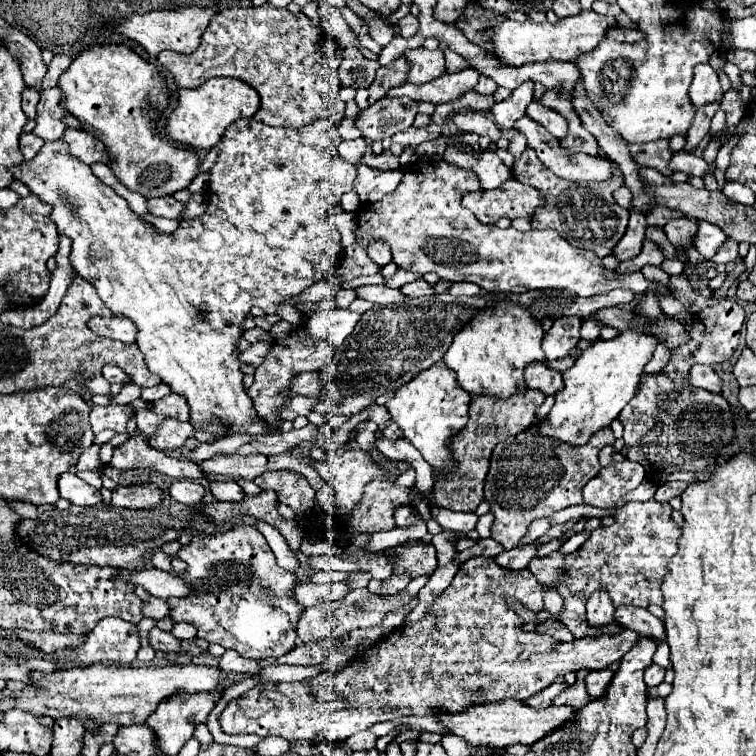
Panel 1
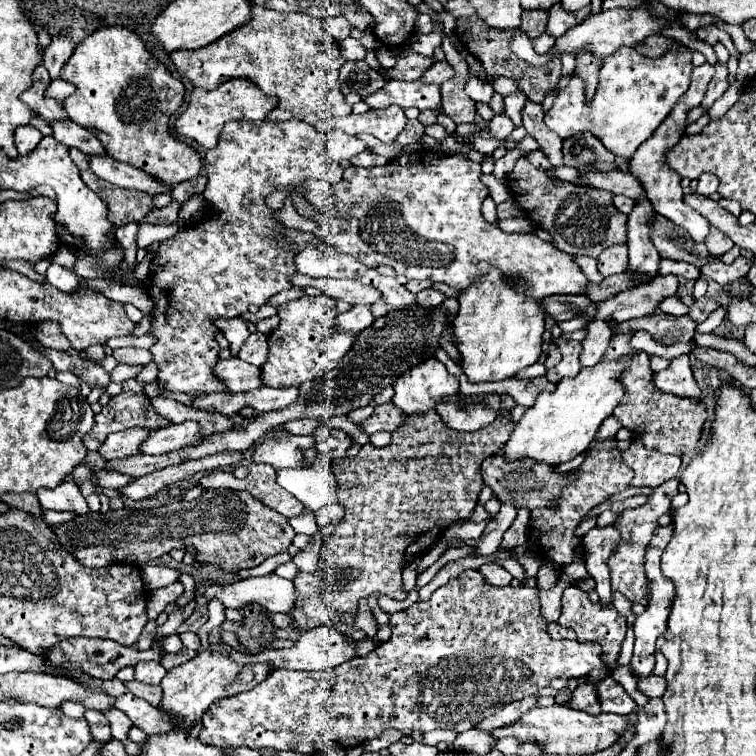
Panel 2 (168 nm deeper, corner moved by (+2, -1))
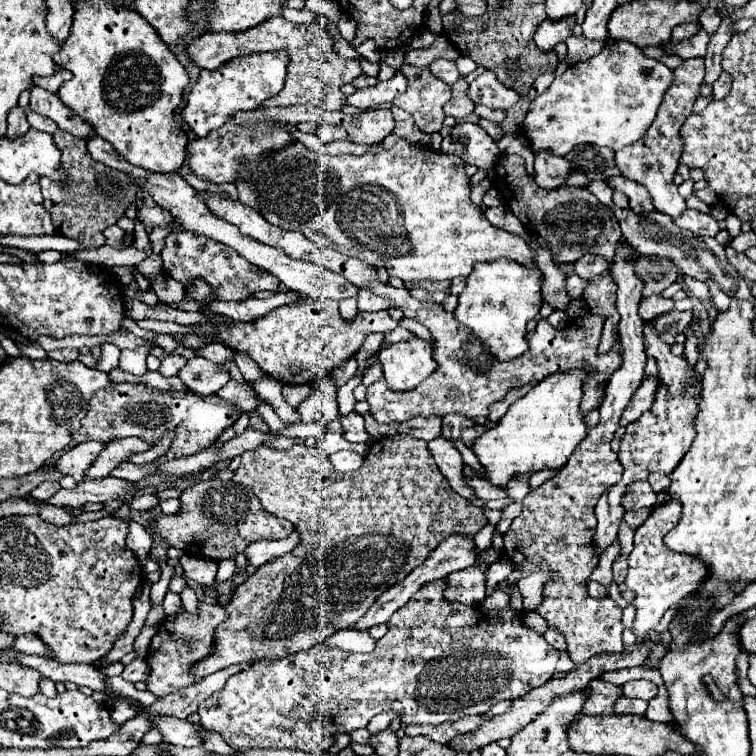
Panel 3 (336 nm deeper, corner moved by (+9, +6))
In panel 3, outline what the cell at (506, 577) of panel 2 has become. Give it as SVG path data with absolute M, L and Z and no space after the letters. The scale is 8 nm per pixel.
M474 565L456 573L450 573L446 577L446 589L444 599L446 601L458 601L464 605L480 605L486 597L486 573L488 565Z

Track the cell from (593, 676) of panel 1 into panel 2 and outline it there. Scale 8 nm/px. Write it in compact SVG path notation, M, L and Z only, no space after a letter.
M605 676L595 684L597 696L601 702L603 712L615 712L615 714L627 714L635 708L633 698L623 690L619 682L615 682L611 676Z

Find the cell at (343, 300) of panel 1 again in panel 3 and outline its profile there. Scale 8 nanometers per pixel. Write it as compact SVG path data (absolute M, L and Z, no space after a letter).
M344 299L340 303L340 313L344 321L354 321L354 317L358 315L358 307L356 307L356 299Z

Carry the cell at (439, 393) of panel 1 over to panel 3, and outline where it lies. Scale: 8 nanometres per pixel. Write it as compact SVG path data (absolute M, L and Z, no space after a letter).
M420 337L382 347L378 359L390 389L396 391L414 389L436 369L436 361L432 361L432 345Z

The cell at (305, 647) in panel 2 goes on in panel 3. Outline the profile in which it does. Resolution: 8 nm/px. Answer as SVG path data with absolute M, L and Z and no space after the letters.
M336 631L334 635L328 637L326 641L330 647L338 647L348 653L370 653L374 649L374 639L366 631Z

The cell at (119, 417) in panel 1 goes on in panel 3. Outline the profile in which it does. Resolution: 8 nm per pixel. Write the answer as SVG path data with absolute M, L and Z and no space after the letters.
M110 383L104 389L98 389L90 399L90 409L82 419L82 427L72 435L76 443L86 441L100 441L110 443L124 437L140 437L150 447L154 447L168 431L174 433L170 449L154 459L154 461L168 461L178 457L190 457L200 449L210 447L220 433L234 425L242 411L228 401L220 399L218 395L200 397L196 393L186 391L158 391L146 385L132 385L132 383Z

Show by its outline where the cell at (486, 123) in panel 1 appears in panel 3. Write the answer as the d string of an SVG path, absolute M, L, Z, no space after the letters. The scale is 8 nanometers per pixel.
M464 79L452 85L452 99L444 105L444 113L454 119L464 119L474 111L474 101L468 97L468 83Z

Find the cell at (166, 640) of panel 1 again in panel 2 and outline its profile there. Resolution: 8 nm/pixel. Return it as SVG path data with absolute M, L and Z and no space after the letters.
M149 620L147 626L143 628L139 640L137 640L137 648L139 650L149 650L153 646L153 642L155 642L155 634L157 634L157 626L155 626L153 620Z

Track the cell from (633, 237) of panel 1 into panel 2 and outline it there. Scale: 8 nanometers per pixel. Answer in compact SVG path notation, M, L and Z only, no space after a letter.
M617 244L617 246L603 250L597 262L599 262L599 272L603 276L625 272L627 270L627 244Z

